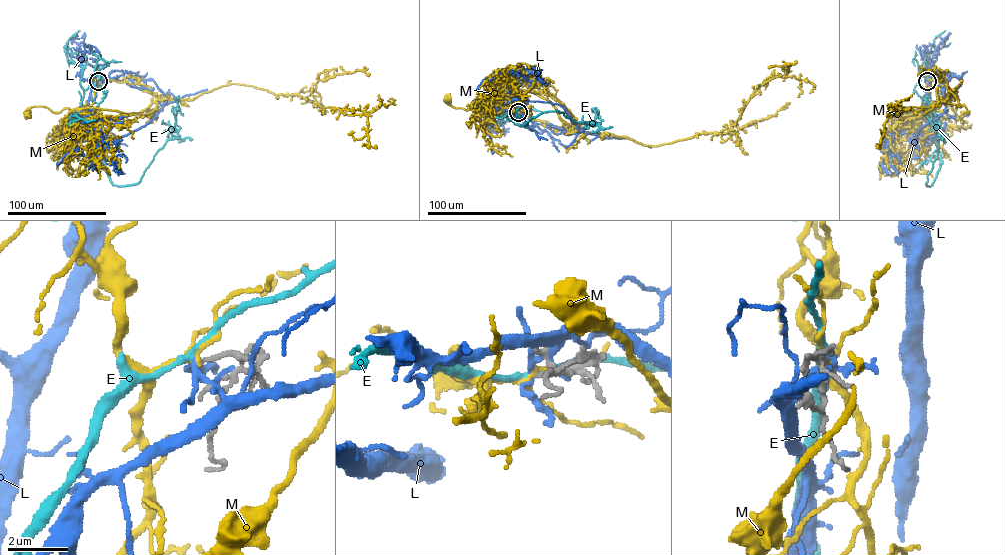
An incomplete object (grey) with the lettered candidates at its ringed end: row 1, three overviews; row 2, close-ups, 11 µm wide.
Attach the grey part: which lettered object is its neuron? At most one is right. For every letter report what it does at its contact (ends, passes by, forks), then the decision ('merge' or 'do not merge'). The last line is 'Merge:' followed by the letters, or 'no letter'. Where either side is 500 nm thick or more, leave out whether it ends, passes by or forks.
E: it passes by; merge
L: it forks there; do not merge
M: it forks there; do not merge
Merge: E

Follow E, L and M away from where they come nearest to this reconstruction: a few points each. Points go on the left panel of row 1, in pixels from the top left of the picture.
E: (98, 81), (90, 90), (98, 104), (90, 134), (118, 186), (137, 184), (166, 142), (180, 138), (178, 97)
L: (98, 82), (88, 104), (90, 133), (99, 145), (161, 110), (136, 81)
M: (98, 81), (94, 101), (77, 119), (67, 118), (68, 108), (54, 112), (46, 107), (32, 106), (27, 114)

